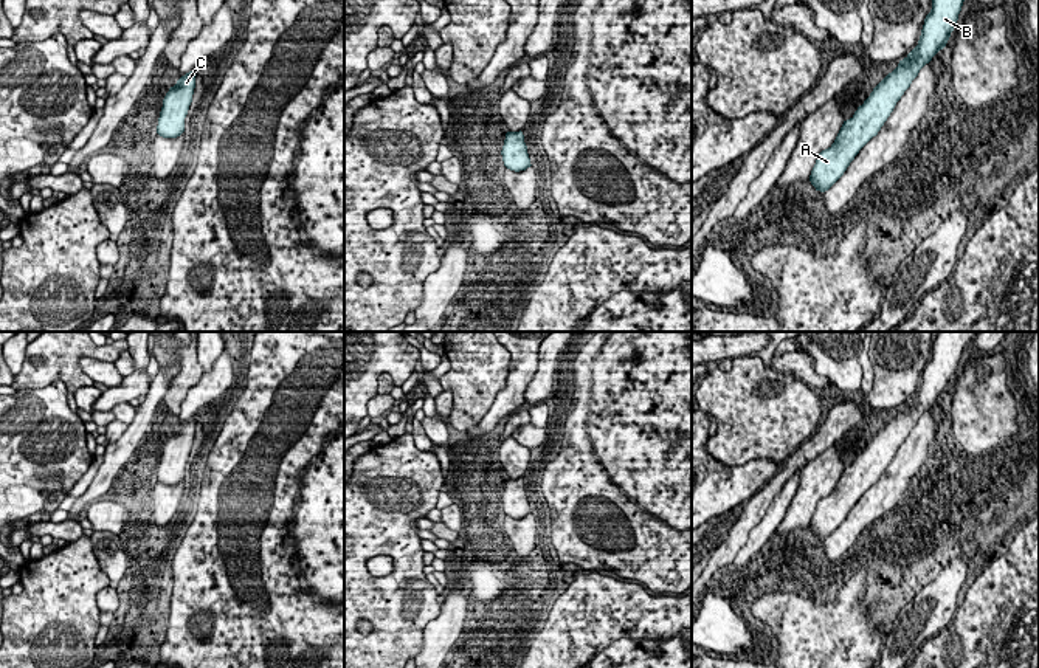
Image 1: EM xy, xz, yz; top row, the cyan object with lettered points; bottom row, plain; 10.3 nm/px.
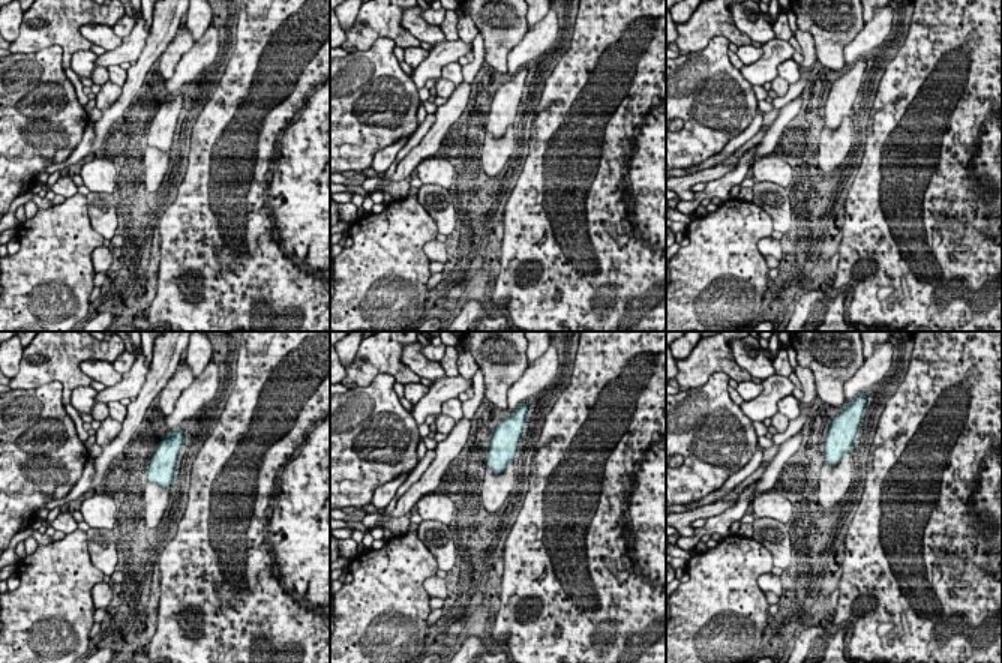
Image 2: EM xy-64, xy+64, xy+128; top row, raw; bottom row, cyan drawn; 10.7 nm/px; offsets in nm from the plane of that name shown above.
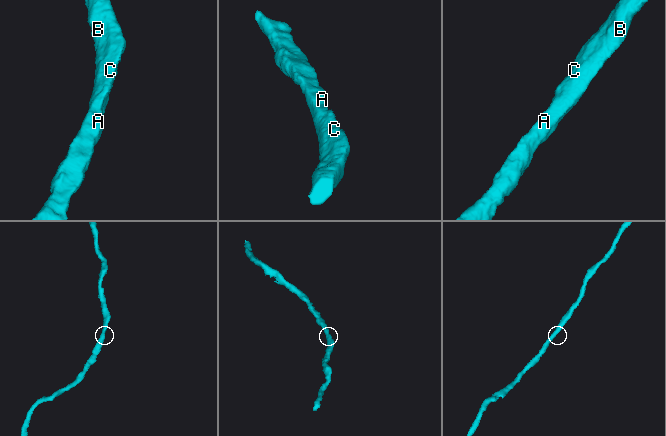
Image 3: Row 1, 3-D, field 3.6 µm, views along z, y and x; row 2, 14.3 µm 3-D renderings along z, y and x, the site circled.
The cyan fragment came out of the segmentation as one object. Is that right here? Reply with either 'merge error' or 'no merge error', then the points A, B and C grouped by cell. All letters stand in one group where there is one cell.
no merge error; A B C

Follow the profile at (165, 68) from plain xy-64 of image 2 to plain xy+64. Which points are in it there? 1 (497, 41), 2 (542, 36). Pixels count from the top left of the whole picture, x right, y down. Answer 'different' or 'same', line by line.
1: same
2: different

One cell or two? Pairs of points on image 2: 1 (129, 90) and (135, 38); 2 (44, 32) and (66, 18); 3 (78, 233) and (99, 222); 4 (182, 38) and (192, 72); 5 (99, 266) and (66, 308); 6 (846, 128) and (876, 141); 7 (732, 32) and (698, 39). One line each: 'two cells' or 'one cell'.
1: two cells
2: one cell
3: two cells
4: two cells
5: two cells
6: two cells
7: one cell

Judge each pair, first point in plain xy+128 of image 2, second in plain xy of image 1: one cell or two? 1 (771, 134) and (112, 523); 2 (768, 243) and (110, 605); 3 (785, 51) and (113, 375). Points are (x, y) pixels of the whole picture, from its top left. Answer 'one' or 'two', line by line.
1: two
2: one
3: two

